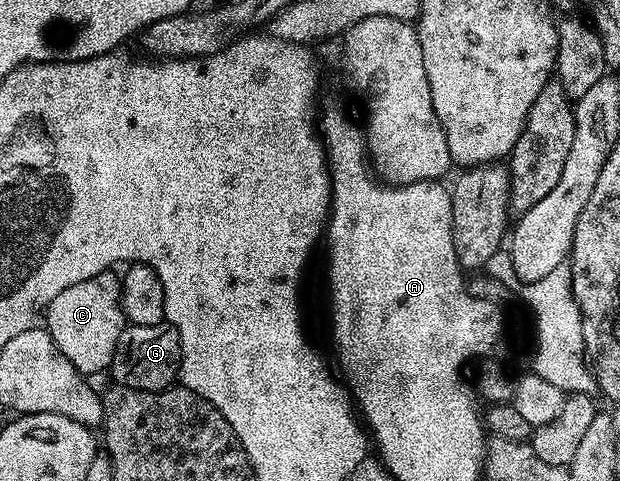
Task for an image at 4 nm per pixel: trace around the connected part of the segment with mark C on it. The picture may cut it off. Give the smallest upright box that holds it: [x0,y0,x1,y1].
[44,270,128,376]

